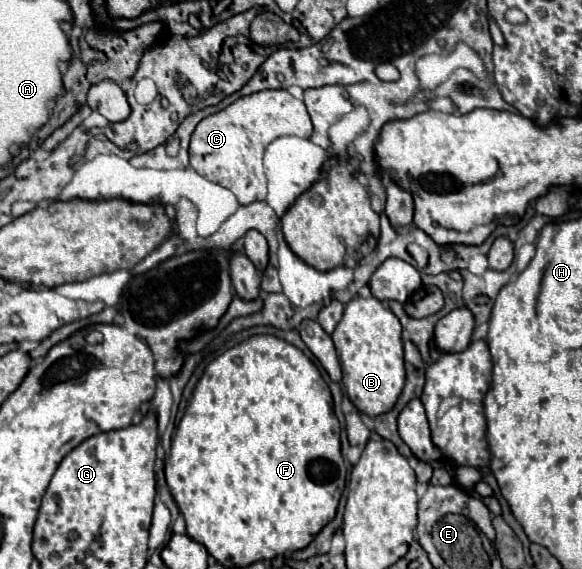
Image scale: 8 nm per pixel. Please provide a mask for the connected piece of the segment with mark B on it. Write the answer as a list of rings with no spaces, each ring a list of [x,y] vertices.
[[[354,296],[346,308],[344,316],[332,332],[332,340],[342,364],[342,386],[350,402],[368,416],[378,416],[388,412],[402,388],[404,388],[404,352],[402,352],[402,324],[374,296],[362,298]]]

